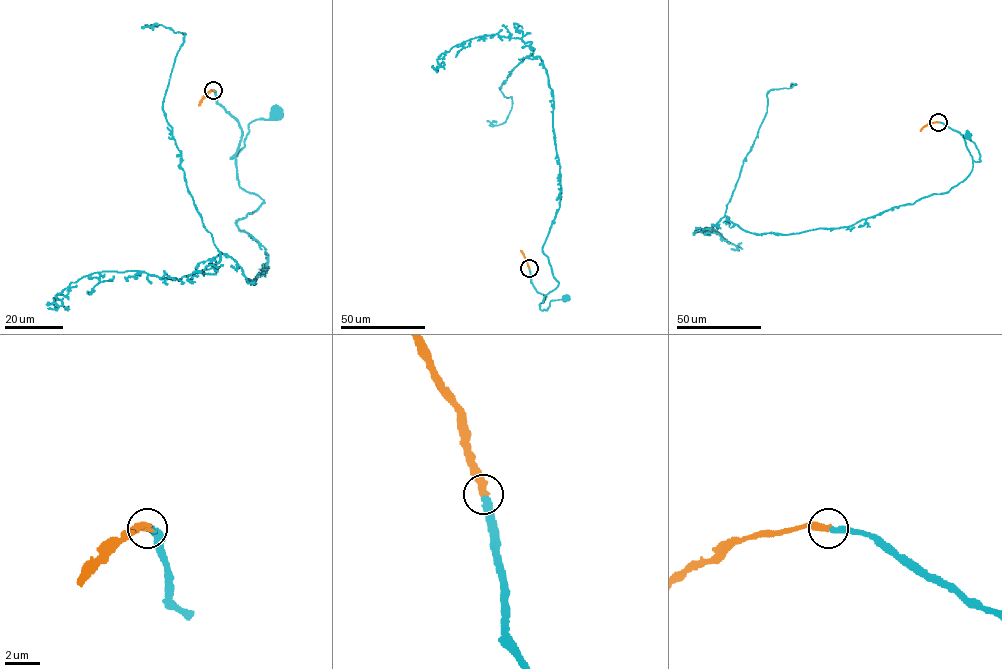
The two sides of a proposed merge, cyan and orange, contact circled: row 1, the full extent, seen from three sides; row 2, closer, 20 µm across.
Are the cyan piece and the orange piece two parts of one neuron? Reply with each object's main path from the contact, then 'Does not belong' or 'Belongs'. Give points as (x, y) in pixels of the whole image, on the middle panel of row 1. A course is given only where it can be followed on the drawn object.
Course of cyan: (529, 268), (534, 288), (546, 297), (540, 304), (542, 310), (547, 310), (551, 301), (568, 298). Course of orange: (529, 268), (520, 250). Belongs

